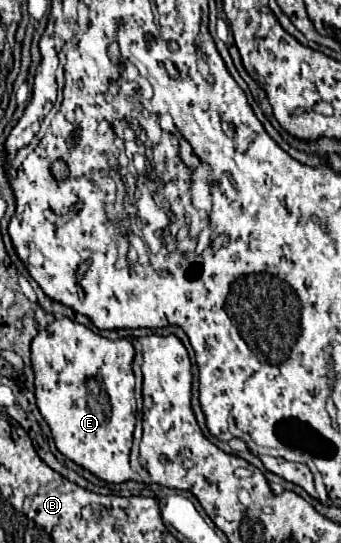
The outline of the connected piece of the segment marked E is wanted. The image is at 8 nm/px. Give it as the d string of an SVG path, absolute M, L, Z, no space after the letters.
M70 318L54 320L32 340L36 404L52 430L56 448L108 484L132 480L128 456L138 418L132 372L134 356L128 348L118 350L116 346L116 342L94 334Z

